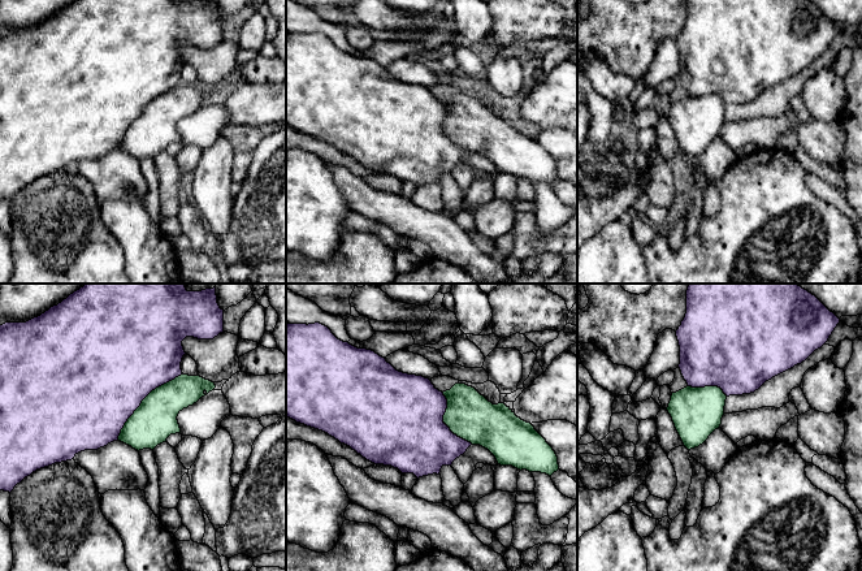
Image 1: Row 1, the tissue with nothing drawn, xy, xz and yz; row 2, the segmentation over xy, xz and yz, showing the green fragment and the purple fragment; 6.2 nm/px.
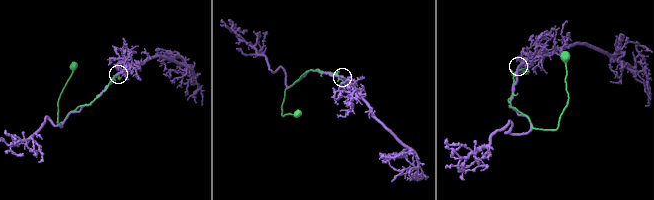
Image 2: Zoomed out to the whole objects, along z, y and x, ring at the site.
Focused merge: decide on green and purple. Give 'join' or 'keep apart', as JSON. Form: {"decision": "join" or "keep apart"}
{"decision": "join"}

